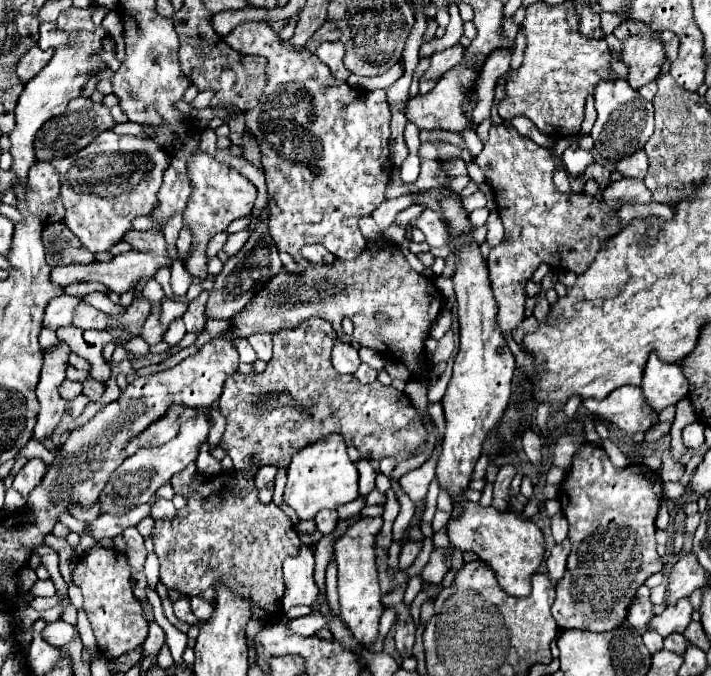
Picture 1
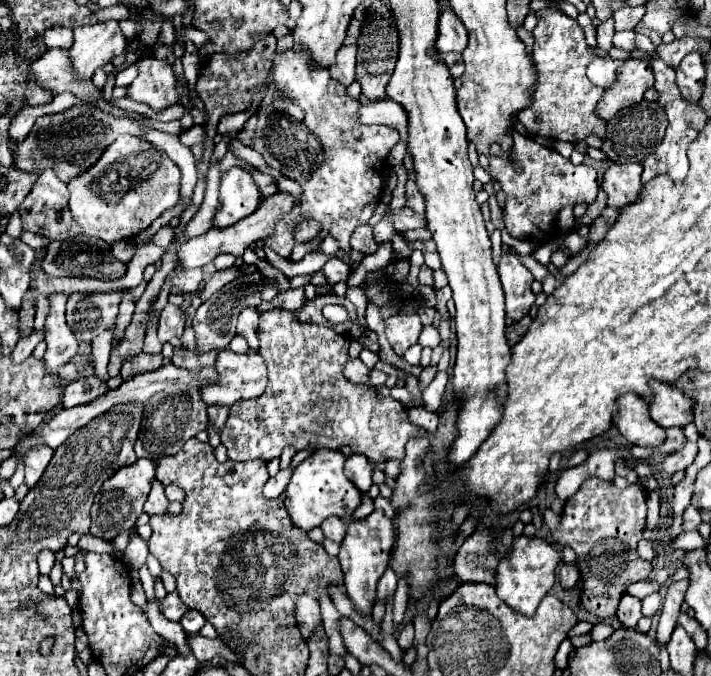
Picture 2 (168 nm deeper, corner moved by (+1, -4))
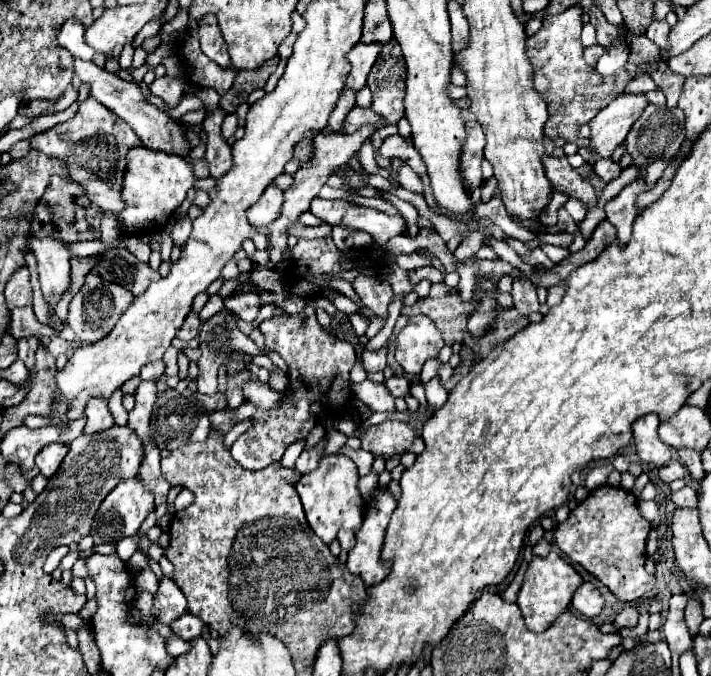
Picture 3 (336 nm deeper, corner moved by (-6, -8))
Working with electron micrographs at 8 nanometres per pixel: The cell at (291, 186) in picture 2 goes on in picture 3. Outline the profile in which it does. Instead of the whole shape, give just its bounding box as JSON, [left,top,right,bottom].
[312,196,406,244]

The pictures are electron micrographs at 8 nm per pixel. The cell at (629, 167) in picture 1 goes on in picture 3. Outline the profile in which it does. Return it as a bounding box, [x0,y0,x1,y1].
[606,178,646,244]

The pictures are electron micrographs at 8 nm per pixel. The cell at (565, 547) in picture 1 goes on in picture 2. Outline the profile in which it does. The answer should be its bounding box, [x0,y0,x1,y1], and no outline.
[557,564,579,590]

